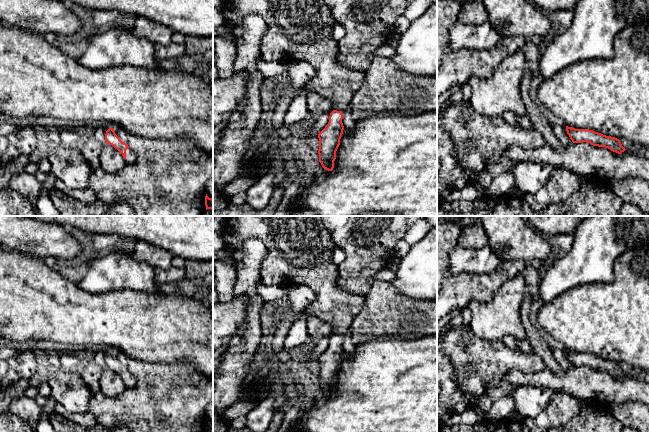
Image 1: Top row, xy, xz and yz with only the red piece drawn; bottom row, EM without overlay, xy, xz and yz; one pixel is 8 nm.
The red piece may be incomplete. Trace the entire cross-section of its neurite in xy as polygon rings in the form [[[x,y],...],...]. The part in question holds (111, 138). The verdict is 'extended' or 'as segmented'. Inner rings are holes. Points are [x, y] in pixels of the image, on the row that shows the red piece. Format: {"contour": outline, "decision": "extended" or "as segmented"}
{"contour": [[[109,128],[105,134],[105,141],[117,149],[125,159],[127,165],[131,165],[136,161],[135,153],[129,148],[128,144],[122,142],[115,134],[114,129]]], "decision": "extended"}

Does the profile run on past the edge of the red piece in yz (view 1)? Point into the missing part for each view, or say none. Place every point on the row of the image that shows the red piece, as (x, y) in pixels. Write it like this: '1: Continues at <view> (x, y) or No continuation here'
1: No continuation here

